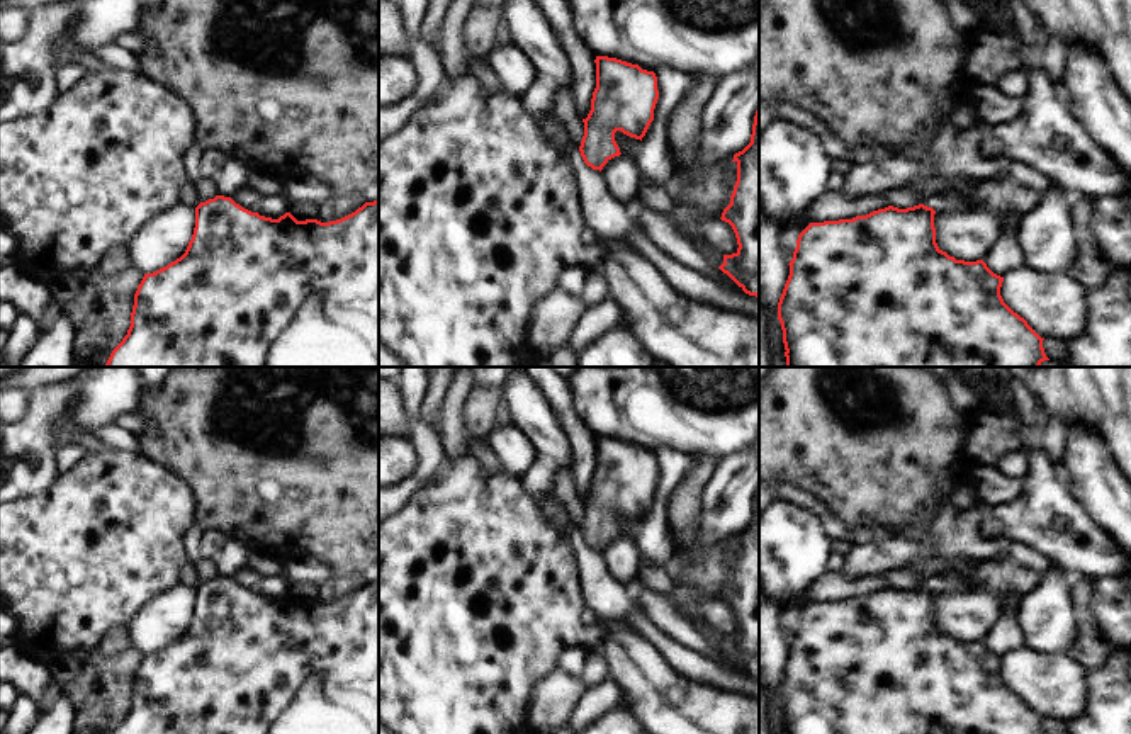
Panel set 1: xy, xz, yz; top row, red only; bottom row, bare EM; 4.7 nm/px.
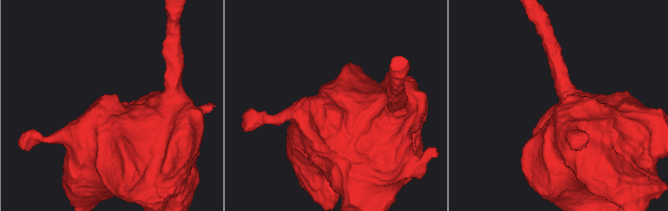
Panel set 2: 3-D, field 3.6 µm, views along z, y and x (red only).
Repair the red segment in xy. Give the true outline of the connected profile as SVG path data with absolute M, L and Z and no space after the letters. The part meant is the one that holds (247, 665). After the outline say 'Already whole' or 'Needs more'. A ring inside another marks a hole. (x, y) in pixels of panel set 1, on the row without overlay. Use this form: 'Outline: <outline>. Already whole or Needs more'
Outline: M216 576L214 579L200 583L195 588L195 608L185 634L166 647L153 654L144 654L134 675L134 686L127 715L112 731L112 734L379 734L379 579L374 583L365 583L355 593L329 603L321 603L318 600L297 601L290 593L285 593L279 600L265 598L258 593L251 593L241 588L231 578L224 576Z. Already whole

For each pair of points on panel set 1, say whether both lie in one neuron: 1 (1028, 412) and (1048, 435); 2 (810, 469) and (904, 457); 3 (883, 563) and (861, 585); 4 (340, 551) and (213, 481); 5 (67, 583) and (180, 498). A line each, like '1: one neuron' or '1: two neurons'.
1: one neuron
2: one neuron
3: two neurons
4: one neuron
5: one neuron

